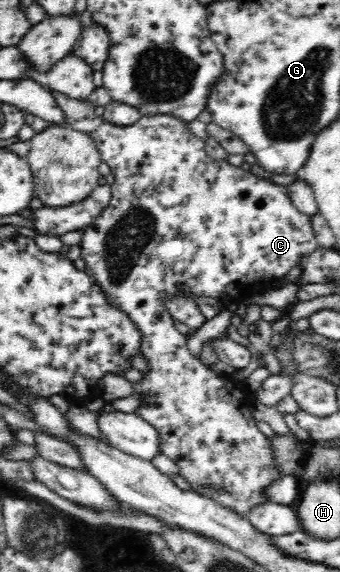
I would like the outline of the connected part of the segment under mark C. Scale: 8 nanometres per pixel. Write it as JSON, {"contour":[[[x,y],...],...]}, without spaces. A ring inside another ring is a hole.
{"contour":[[[50,90],[50,92],[54,94],[56,103],[60,106],[60,109],[62,109],[65,115],[66,122],[62,122],[61,125],[82,133],[87,133],[94,140],[98,148],[101,161],[110,167],[112,175],[115,177],[115,182],[111,185],[112,195],[110,203],[106,206],[106,209],[102,210],[100,217],[96,218],[90,227],[86,227],[80,231],[82,234],[82,242],[79,244],[79,249],[82,253],[80,258],[86,262],[85,272],[100,286],[100,290],[104,292],[107,302],[126,313],[127,317],[136,324],[136,327],[142,334],[140,356],[148,362],[150,371],[143,373],[142,379],[133,383],[133,393],[141,395],[143,401],[145,401],[135,411],[135,414],[144,418],[144,421],[147,421],[157,429],[160,436],[159,453],[166,455],[166,457],[169,457],[178,465],[178,473],[190,484],[192,492],[217,501],[222,507],[234,513],[248,517],[248,513],[252,511],[252,507],[267,502],[267,495],[265,495],[266,487],[270,487],[274,481],[282,479],[283,476],[280,474],[280,470],[278,470],[278,466],[276,466],[276,460],[274,460],[274,454],[272,454],[272,442],[270,442],[268,436],[260,432],[260,429],[256,426],[256,420],[250,413],[244,413],[244,415],[242,415],[242,411],[248,411],[248,409],[246,409],[246,407],[244,407],[244,409],[240,407],[242,395],[240,395],[239,385],[237,383],[230,383],[228,379],[222,379],[222,377],[218,375],[218,372],[214,372],[214,370],[210,370],[210,368],[204,366],[199,359],[196,359],[196,357],[190,353],[190,349],[188,349],[188,345],[186,344],[186,336],[177,332],[174,326],[175,319],[172,317],[172,314],[170,314],[170,310],[164,306],[162,299],[182,297],[183,291],[181,291],[181,287],[184,286],[189,296],[212,297],[217,300],[220,300],[220,298],[228,298],[234,301],[236,305],[242,304],[244,299],[256,296],[261,292],[261,287],[264,287],[264,283],[282,278],[305,256],[311,255],[314,251],[319,249],[320,246],[312,228],[311,217],[301,213],[300,210],[296,208],[288,195],[288,188],[286,188],[285,185],[279,185],[272,182],[270,179],[258,177],[252,174],[250,170],[244,170],[238,165],[229,164],[221,157],[214,159],[208,156],[206,154],[204,140],[190,132],[190,128],[186,126],[187,121],[178,119],[172,114],[153,114],[142,115],[141,118],[132,125],[114,125],[106,121],[103,116],[96,115],[94,112],[95,106],[88,100],[72,99],[57,91]]]}

